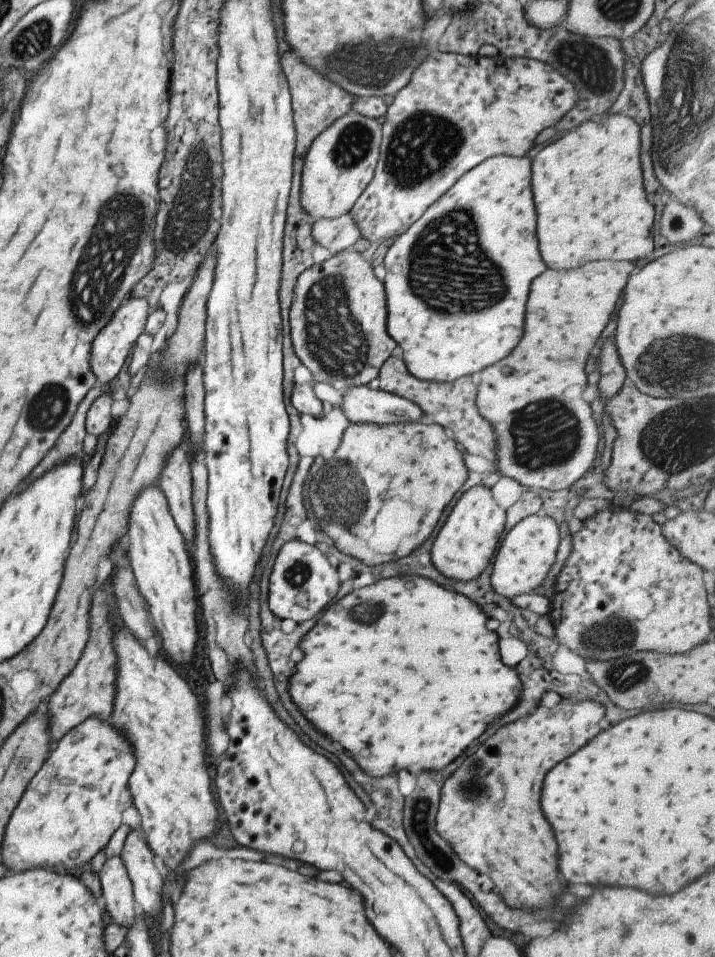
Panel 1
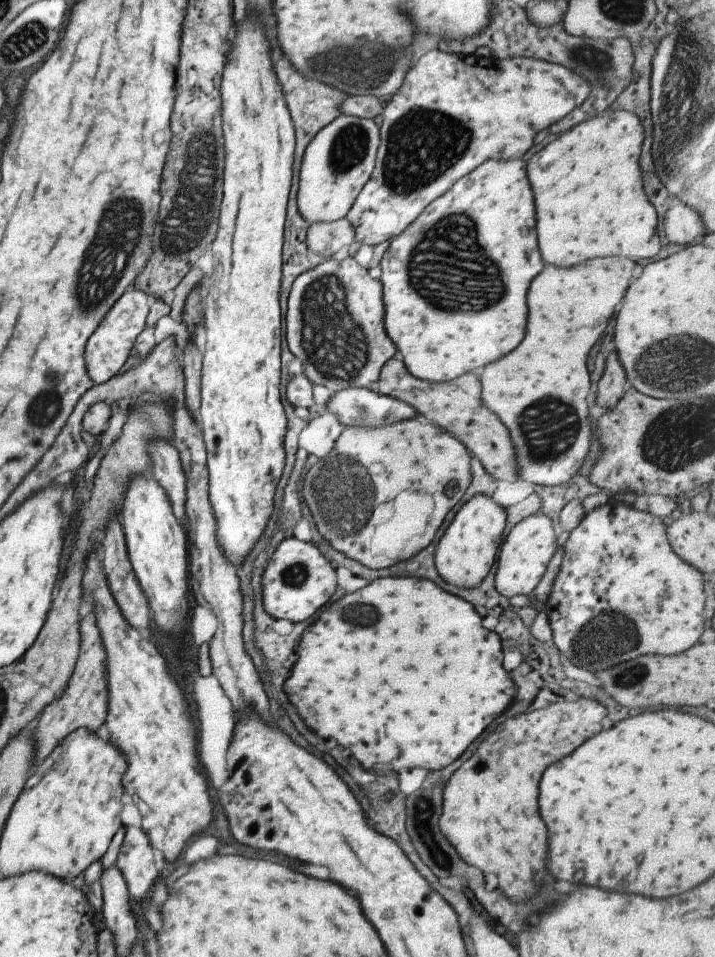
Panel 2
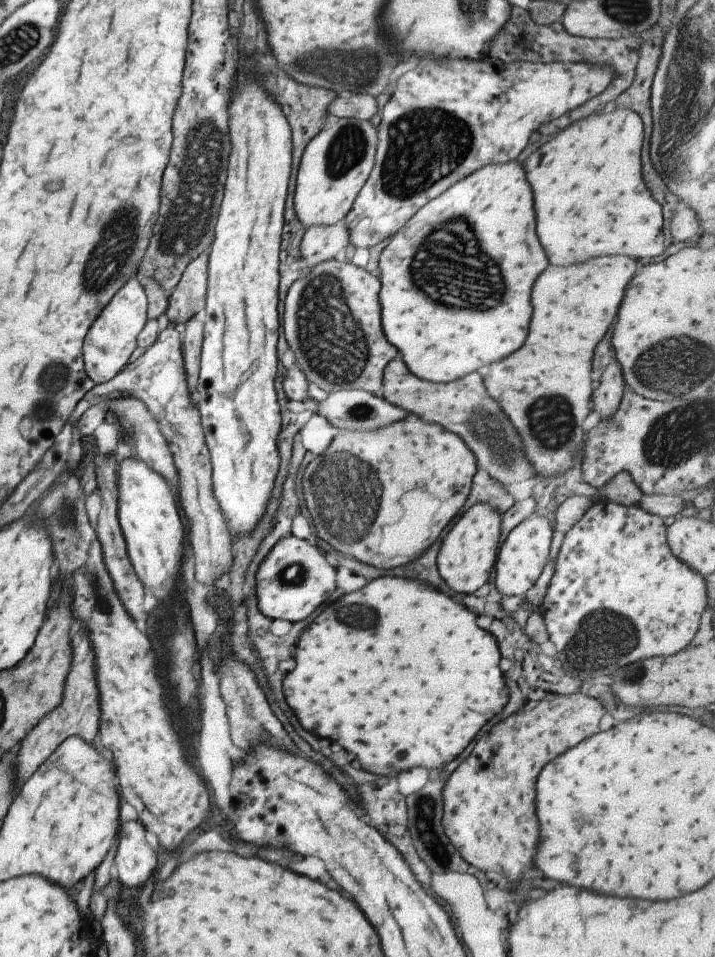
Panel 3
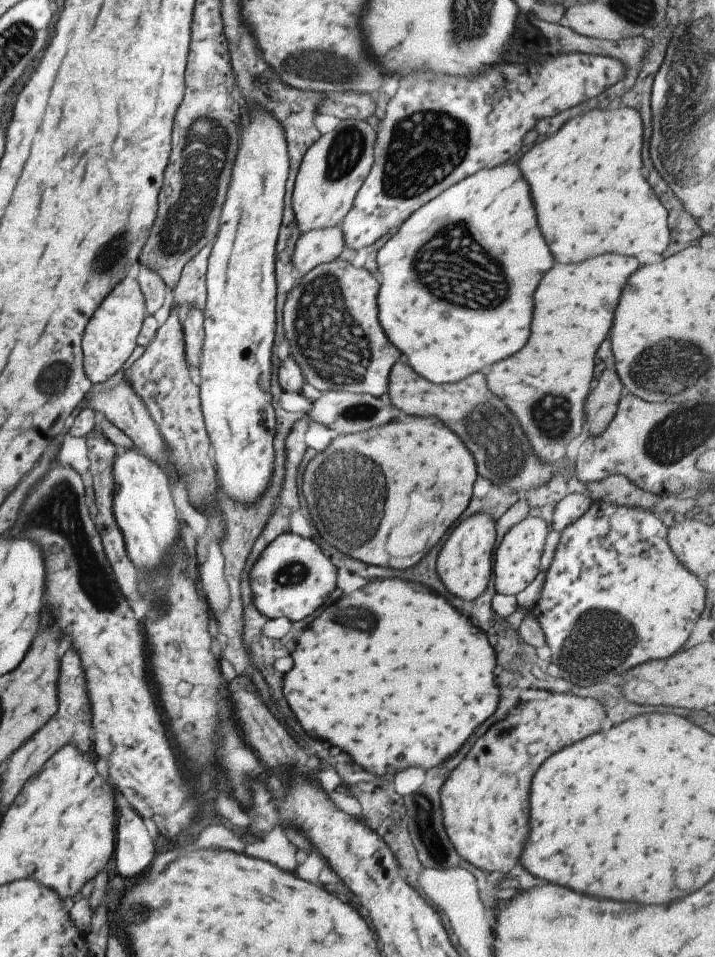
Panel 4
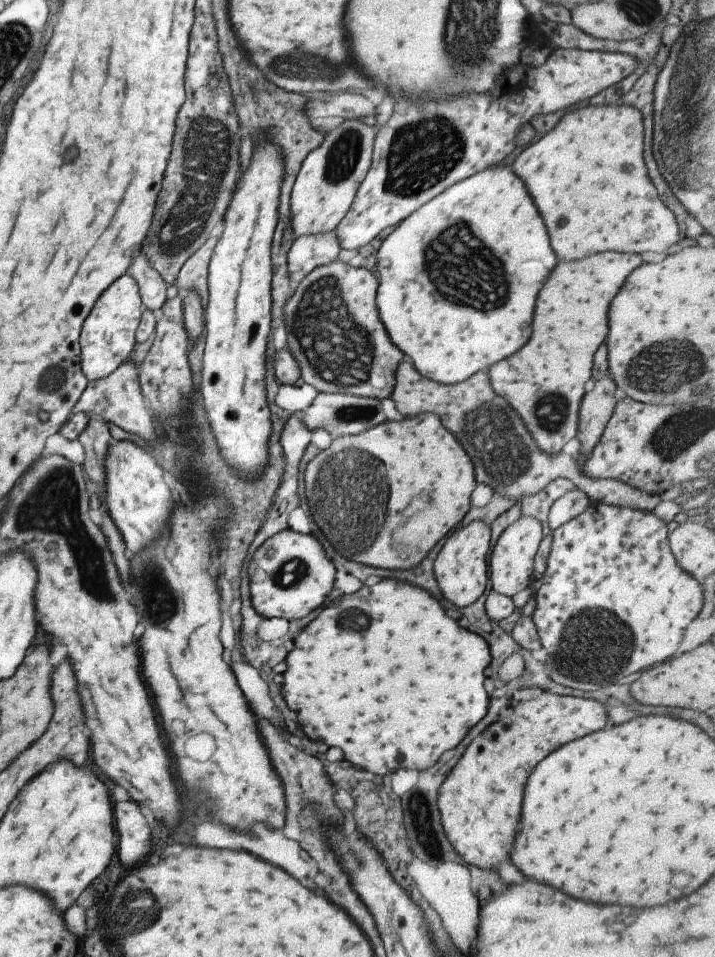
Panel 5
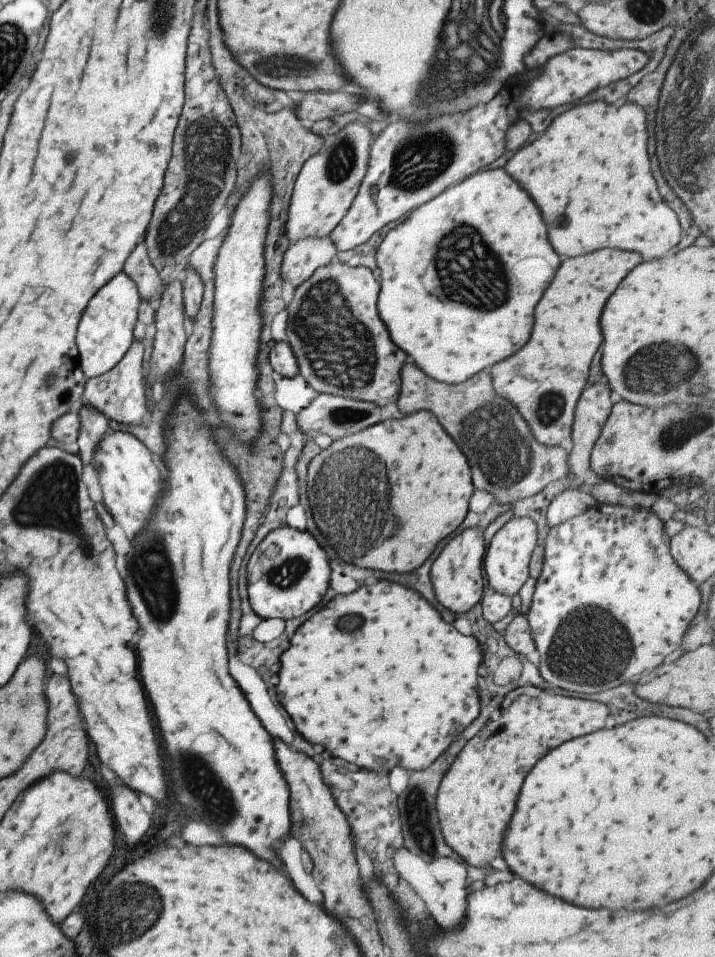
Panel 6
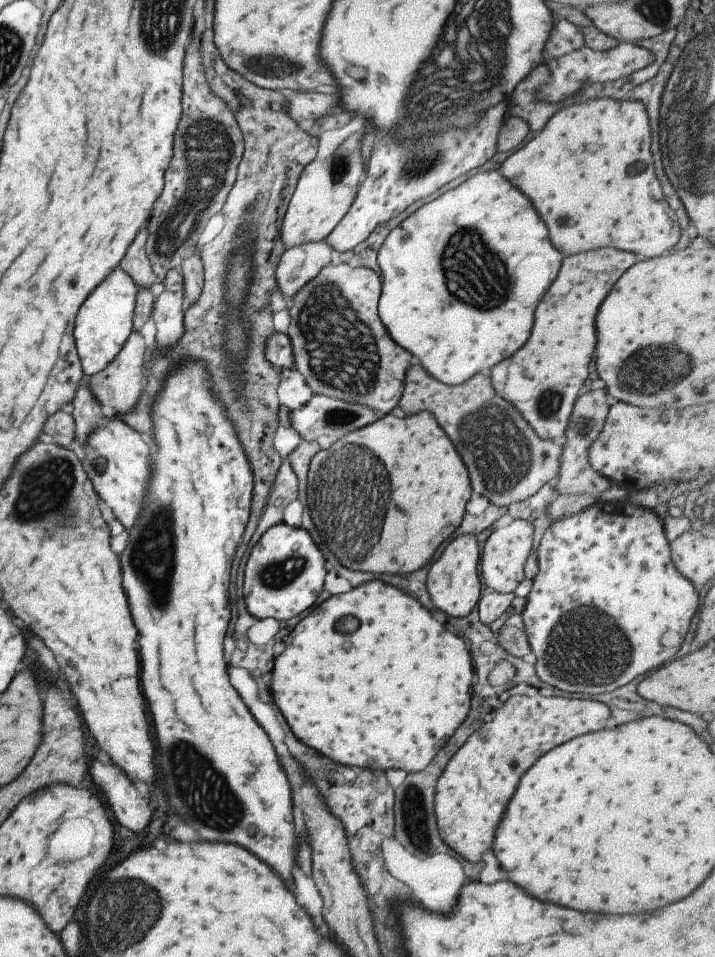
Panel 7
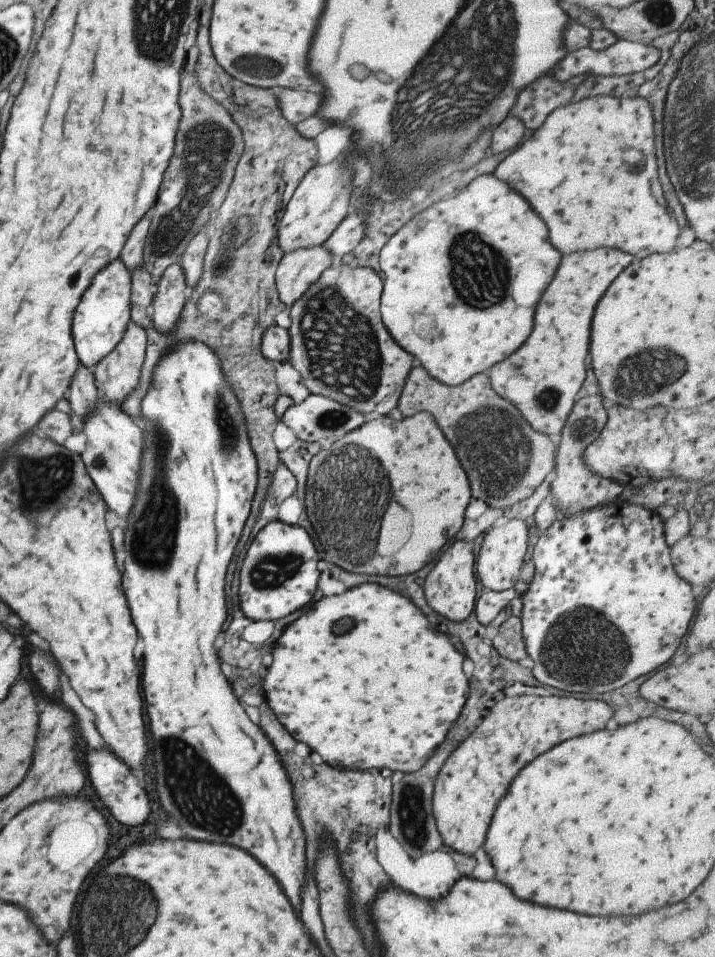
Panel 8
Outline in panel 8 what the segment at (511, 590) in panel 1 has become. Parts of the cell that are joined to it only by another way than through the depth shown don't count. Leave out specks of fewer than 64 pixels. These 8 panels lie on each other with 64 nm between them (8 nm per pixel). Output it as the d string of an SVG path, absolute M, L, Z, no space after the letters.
M510 519L509 522L496 528L490 528L484 533L484 540L476 560L476 575L485 589L491 591L506 591L514 589L514 585L520 579L520 570L524 562L524 556L528 552L528 525L520 519Z

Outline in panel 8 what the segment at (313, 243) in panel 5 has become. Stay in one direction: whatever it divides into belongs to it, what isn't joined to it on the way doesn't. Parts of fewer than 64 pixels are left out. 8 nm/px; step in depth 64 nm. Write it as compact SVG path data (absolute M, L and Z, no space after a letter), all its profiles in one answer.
M324 245L283 254L276 269L275 281L278 298L284 306L292 306L304 292L318 282L324 270L332 264L332 254Z

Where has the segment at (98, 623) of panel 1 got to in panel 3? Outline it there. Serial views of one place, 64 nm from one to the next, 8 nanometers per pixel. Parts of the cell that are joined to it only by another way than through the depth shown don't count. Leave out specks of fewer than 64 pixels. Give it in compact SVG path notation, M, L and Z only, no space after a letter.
M86 627L78 628L76 634L72 634L72 640L74 640L74 662L72 662L72 670L70 670L68 680L66 680L64 698L62 698L60 705L46 714L39 721L38 726L26 736L20 752L18 752L17 792L25 784L28 776L32 776L40 764L70 736L80 734L89 743L96 738L98 745L98 724L100 724L102 714L100 714L100 694L98 694L96 670L94 670L96 654L92 650L90 632Z

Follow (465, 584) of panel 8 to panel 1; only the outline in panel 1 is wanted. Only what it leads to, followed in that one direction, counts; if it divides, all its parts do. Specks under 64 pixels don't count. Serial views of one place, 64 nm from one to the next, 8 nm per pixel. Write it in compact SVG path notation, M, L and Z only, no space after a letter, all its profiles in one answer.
M477 484L460 496L448 514L446 522L438 530L438 536L432 544L430 556L432 564L450 580L470 582L478 578L493 562L495 552L505 533L506 511L494 502L490 489Z

